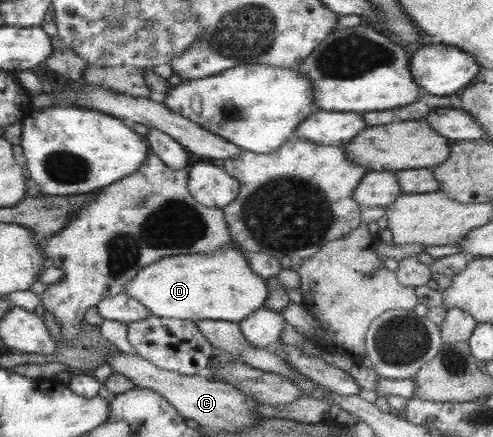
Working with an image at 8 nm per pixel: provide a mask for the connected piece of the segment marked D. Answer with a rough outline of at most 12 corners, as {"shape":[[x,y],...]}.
{"shape":[[242,249],[162,257],[123,292],[152,316],[245,320],[266,280]]}

